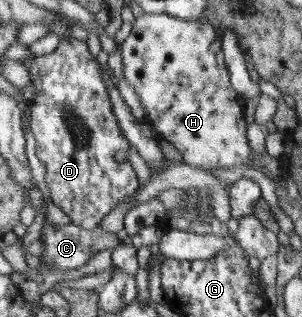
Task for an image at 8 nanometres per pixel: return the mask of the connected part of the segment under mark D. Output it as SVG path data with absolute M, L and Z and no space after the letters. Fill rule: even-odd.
M77 38L66 39L60 41L58 47L50 54L35 55L30 59L27 70L30 73L30 81L36 88L36 97L28 103L28 108L31 110L31 131L34 134L36 140L35 148L36 155L40 159L40 162L44 164L46 168L45 180L46 186L48 186L48 192L50 192L50 200L54 200L52 204L58 206L72 225L78 226L80 229L92 229L99 227L100 222L103 220L103 216L106 216L114 207L118 206L120 202L127 200L140 185L138 182L138 175L134 170L130 160L128 160L128 151L131 149L131 142L127 139L126 134L123 132L120 125L119 118L115 114L115 106L112 106L110 102L110 96L107 92L107 86L104 85L103 77L101 76L102 66L98 66L98 60L88 52L86 48L86 42Z

